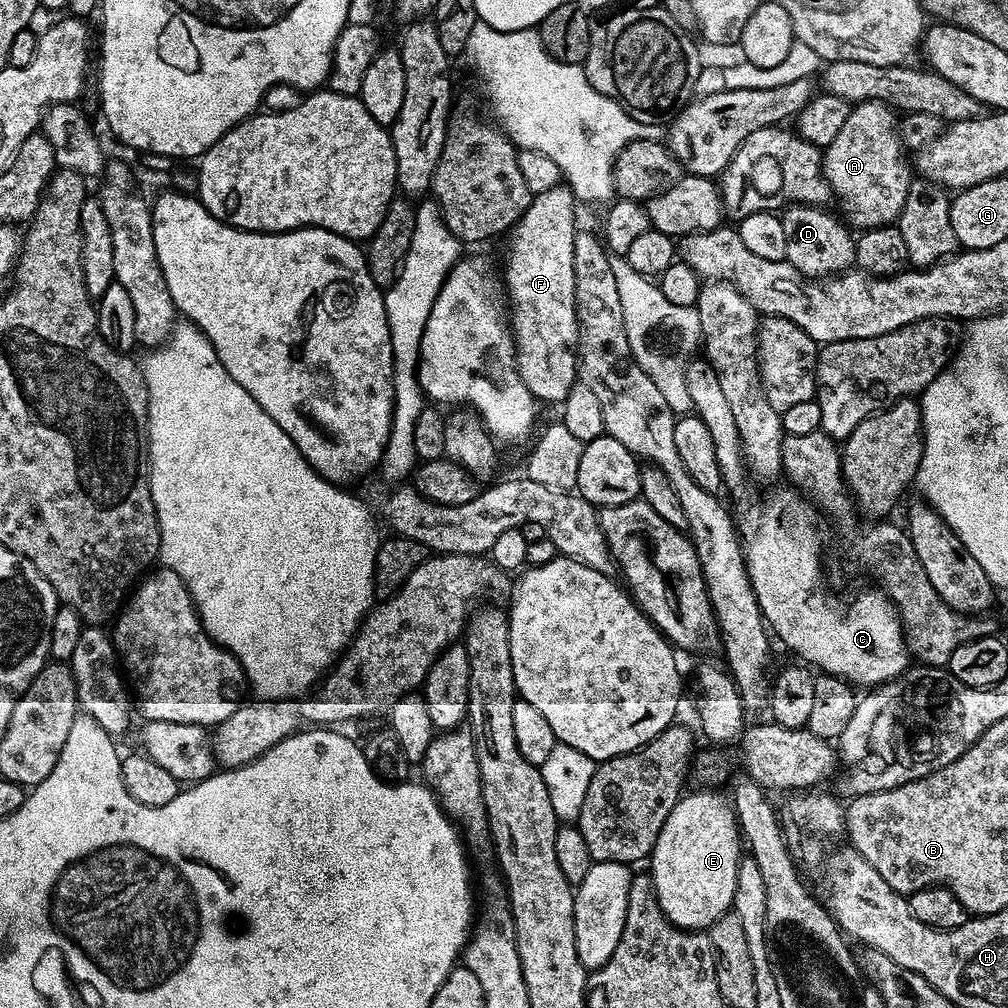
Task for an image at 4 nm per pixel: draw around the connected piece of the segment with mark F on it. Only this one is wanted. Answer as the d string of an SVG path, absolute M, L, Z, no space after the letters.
M560 183L545 192L537 192L532 197L530 206L522 214L522 218L510 230L508 253L504 256L504 284L508 287L508 296L512 299L512 316L510 312L510 327L516 341L516 365L520 368L520 377L537 401L545 400L548 404L563 405L566 394L578 382L578 353L580 350L580 320L576 316L576 291L574 290L574 238L578 231L576 225L576 207L578 201L567 183Z

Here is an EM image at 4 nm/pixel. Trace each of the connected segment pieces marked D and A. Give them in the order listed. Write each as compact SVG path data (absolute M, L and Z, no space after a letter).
M789 204L780 216L782 231L786 233L784 259L804 276L827 278L849 271L856 263L856 242L849 225L824 211L828 210L811 204Z
M863 100L861 104L849 107L846 122L842 130L838 130L838 138L823 149L822 163L824 177L832 188L832 196L840 199L843 219L853 229L867 230L892 226L899 221L902 206L906 202L906 190L910 190L910 182L914 179L910 160L906 157L906 149L898 131L898 116L891 104L883 104L877 100Z

